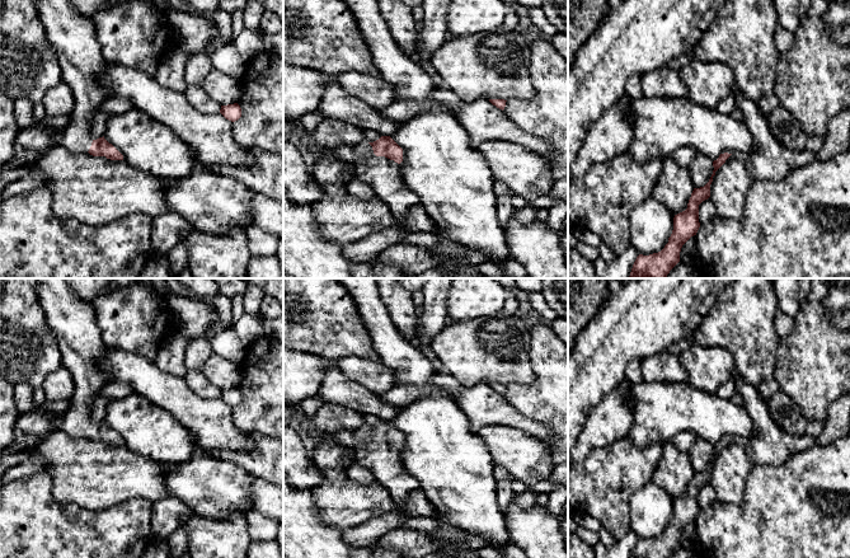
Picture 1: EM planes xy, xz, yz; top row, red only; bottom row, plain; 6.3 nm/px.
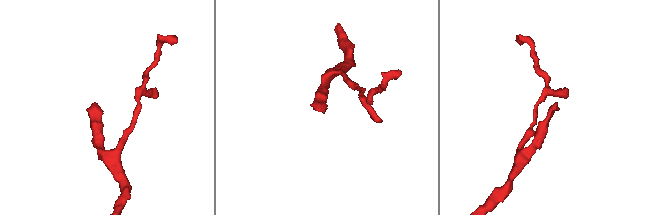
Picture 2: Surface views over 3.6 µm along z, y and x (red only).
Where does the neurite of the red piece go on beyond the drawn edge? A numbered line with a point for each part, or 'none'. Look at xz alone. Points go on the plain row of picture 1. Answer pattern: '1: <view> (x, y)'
1: xz (384, 462)

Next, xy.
1: xy (73, 322)

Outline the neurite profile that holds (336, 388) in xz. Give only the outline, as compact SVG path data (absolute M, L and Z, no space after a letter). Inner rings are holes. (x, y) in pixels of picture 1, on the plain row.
M337 365L327 369L316 397L323 403L339 404L362 416L374 414L381 421L391 421L401 408L386 404L377 394L348 379Z

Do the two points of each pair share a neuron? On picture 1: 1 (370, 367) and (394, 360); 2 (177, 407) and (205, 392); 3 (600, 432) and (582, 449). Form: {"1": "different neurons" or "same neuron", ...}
{"1": "different neurons", "2": "different neurons", "3": "same neuron"}

